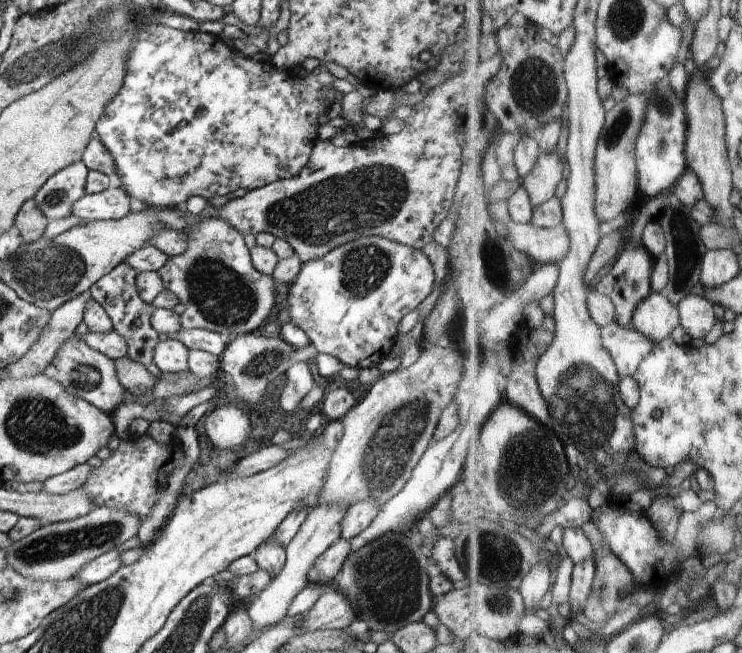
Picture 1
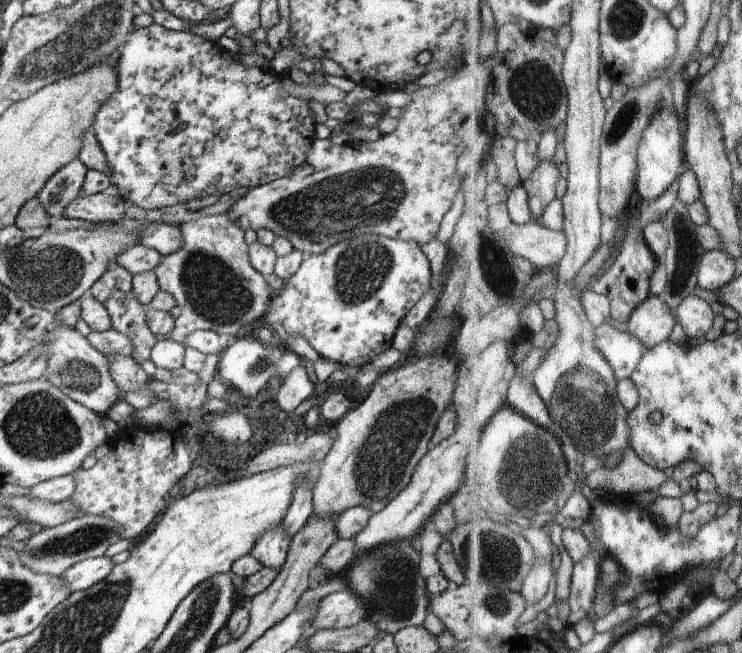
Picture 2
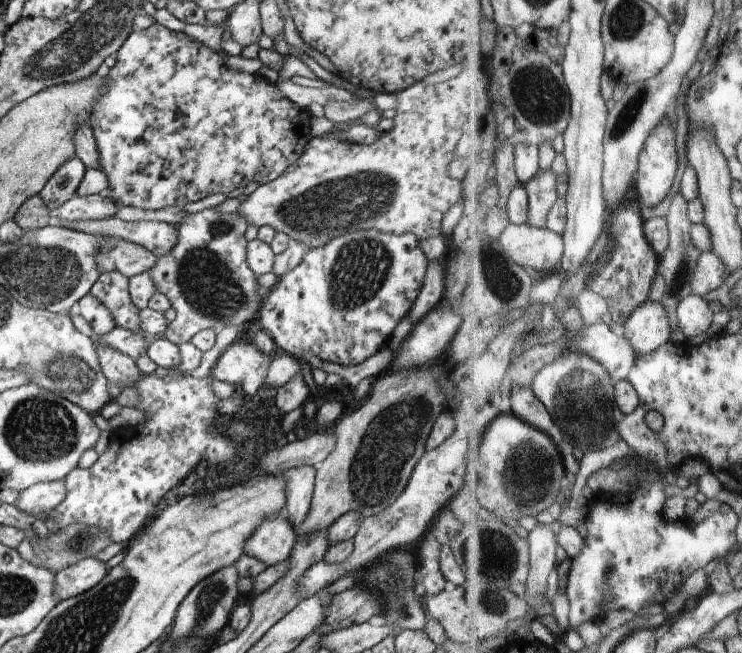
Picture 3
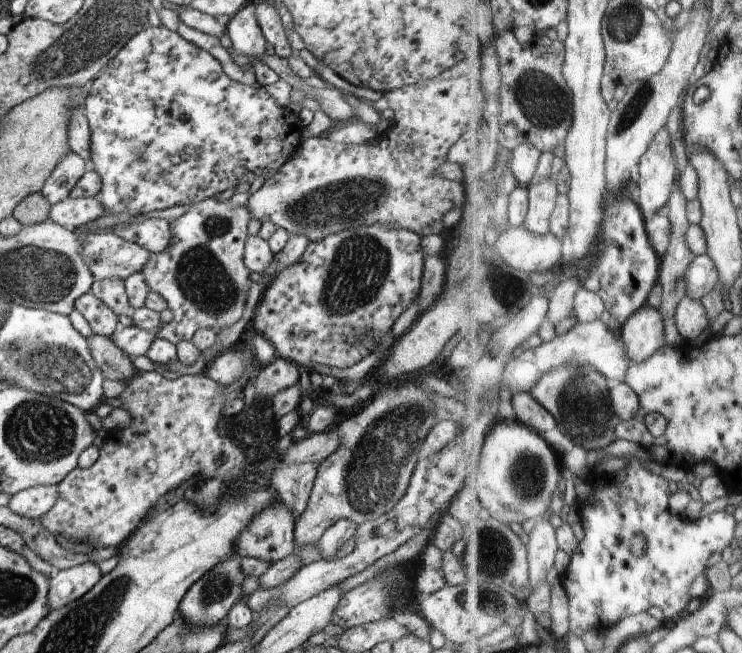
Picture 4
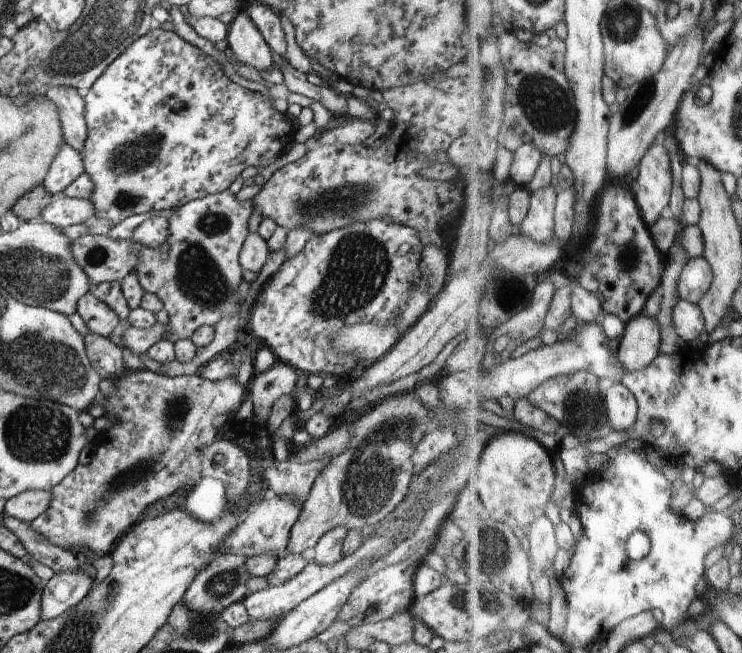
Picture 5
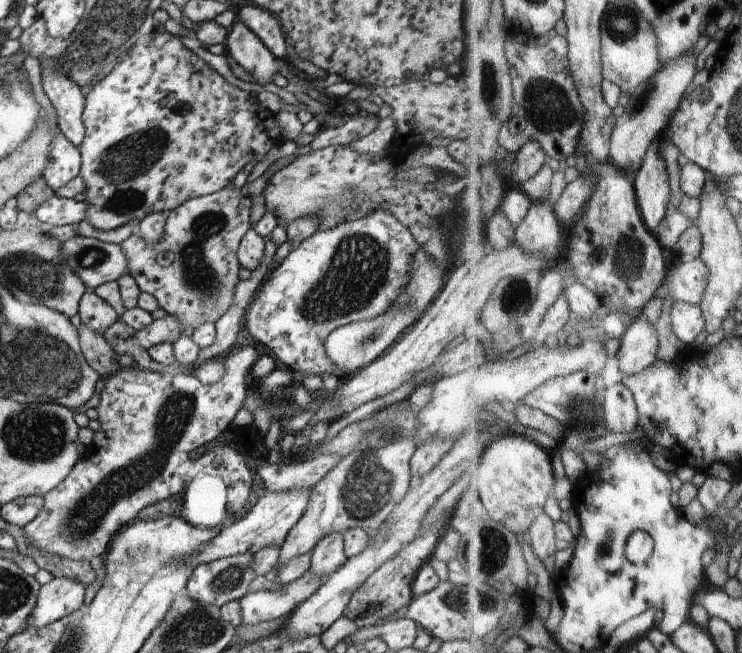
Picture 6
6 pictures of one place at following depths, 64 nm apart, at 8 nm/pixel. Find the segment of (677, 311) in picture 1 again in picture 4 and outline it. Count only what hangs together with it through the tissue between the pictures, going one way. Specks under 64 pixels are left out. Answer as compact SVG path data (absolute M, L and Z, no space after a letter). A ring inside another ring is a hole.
M646 304L625 324L622 337L628 346L630 358L636 362L646 362L668 344L668 328L664 312Z

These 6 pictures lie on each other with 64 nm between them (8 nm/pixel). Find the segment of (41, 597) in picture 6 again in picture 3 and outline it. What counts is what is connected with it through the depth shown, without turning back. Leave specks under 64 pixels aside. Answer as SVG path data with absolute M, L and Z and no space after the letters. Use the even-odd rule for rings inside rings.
M95 557L81 559L54 574L55 594L60 601L75 598L98 585L107 572L105 563Z

